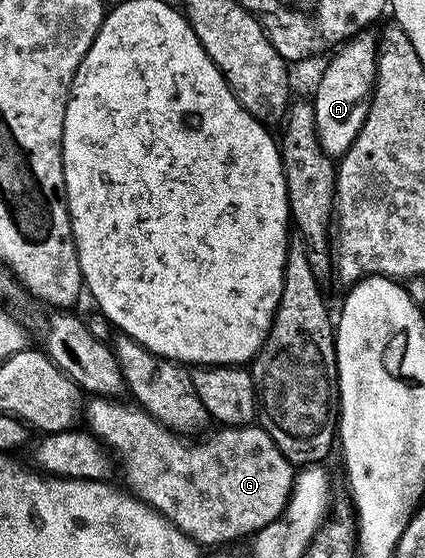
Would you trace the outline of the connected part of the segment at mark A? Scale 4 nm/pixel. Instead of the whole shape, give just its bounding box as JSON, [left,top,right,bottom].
[312,31,378,160]

